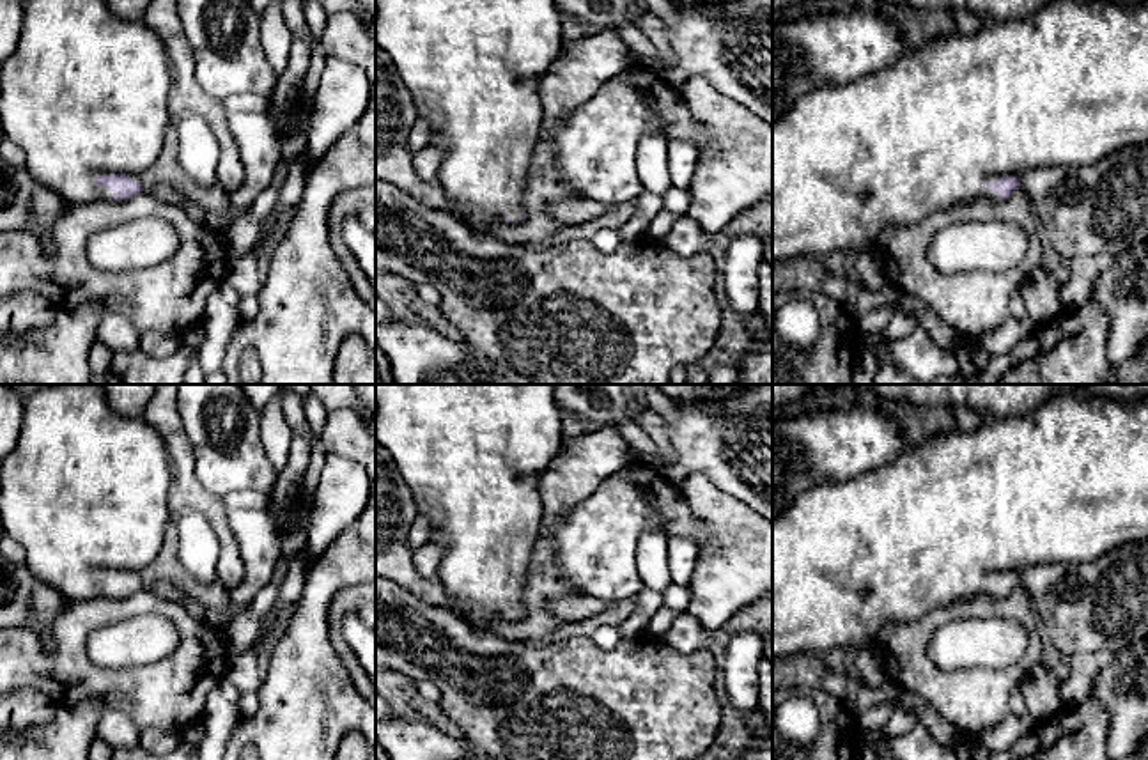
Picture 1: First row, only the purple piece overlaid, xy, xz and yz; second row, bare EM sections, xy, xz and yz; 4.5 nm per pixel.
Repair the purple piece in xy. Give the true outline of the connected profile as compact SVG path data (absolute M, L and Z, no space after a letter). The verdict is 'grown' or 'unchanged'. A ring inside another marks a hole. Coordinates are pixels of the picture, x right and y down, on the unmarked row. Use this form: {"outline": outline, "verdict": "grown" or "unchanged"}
{"outline": "M51 384L25 397L18 446L0 461L0 523L5 535L21 544L30 572L67 601L128 597L144 588L140 572L163 547L172 482L167 445L144 418L115 413L101 384Z", "verdict": "grown"}

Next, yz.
{"outline": "M1061 393L1036 409L1008 418L987 418L978 429L935 434L914 441L891 462L849 482L815 485L772 519L772 661L811 652L824 655L834 647L861 648L891 622L914 620L932 608L976 595L1006 597L1020 574L1033 565L1088 563L1123 544L1148 542L1148 397L1120 400L1104 395Z", "verdict": "grown"}

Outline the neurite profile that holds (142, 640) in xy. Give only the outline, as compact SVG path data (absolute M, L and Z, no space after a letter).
M138 615L87 636L87 655L99 668L136 668L168 657L179 647L175 624L159 615Z

